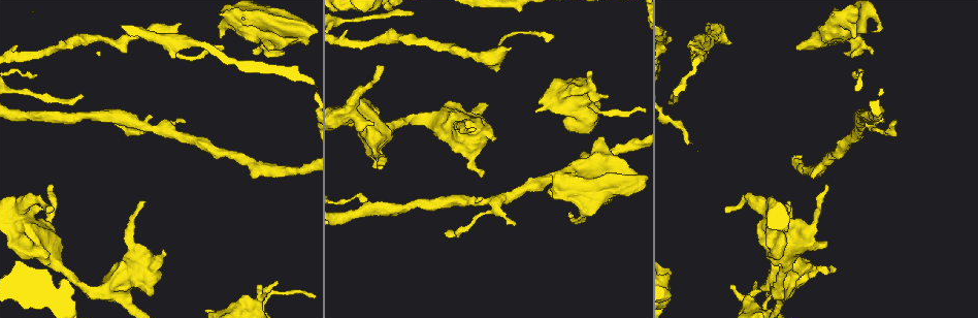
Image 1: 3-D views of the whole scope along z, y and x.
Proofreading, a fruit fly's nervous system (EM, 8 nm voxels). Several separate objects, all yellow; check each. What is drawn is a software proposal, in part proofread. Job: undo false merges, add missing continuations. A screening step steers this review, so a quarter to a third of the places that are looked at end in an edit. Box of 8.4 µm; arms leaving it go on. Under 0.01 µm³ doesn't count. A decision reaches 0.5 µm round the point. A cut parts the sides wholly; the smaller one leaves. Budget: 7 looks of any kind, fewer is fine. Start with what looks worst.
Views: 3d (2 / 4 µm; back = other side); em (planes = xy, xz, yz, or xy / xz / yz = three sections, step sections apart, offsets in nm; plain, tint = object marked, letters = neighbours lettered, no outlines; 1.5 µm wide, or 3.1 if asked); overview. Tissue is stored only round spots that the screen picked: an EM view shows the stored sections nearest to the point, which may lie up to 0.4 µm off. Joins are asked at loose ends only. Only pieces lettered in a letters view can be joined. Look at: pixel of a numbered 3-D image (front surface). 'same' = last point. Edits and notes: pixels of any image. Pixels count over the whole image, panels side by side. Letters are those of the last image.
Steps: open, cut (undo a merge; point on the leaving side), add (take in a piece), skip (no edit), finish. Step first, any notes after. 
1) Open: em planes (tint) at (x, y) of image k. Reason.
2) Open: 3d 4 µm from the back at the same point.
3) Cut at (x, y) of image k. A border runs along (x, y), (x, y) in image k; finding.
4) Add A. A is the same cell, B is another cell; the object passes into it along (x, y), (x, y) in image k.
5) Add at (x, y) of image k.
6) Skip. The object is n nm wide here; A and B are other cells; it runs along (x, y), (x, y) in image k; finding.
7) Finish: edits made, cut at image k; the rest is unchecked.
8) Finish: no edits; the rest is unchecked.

Open: em planes (letters) at (602, 137) of image 1. Stops while still wide.

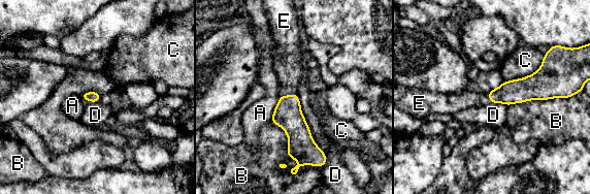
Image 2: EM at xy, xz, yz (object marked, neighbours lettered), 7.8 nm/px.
Add E. The longest contact is with B, 420 nm; E is the same cell, A, B, C and D are other cells; the object passes into it along (287, 115), (287, 95), (288, 63) in image 2; the neuron continues.

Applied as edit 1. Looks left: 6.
Open: em xy step 8 (letters) at (39, 209) of image 1. An open end.

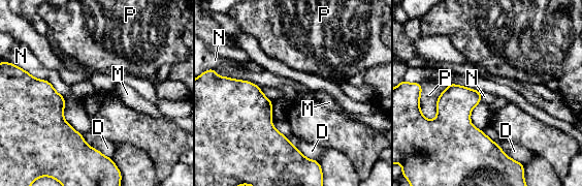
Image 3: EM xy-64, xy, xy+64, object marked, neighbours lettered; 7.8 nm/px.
Open: em planes (letters) at the same point.

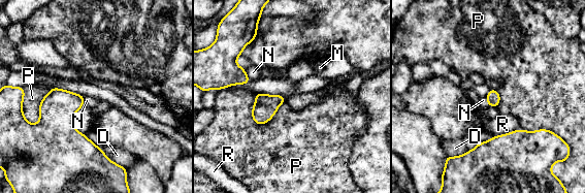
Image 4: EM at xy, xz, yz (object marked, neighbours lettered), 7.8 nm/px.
Skip. D, M, N, P and R are other cells; none of them fits.

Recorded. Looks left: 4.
Open: em planes (letters) at (253, 52) of image 1. An open end.

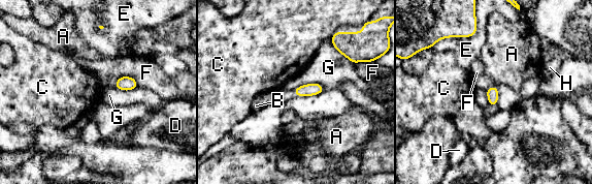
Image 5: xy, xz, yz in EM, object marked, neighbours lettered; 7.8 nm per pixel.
Skip. The longest contact is with G, 260 nm; A, B, C, D, E, F, G and H are other cells; a border runs along (293, 89), (319, 83), (325, 90) in image 5; none of them fits.

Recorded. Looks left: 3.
Finish: edits made, add at image 2; the rest is unchecked.

